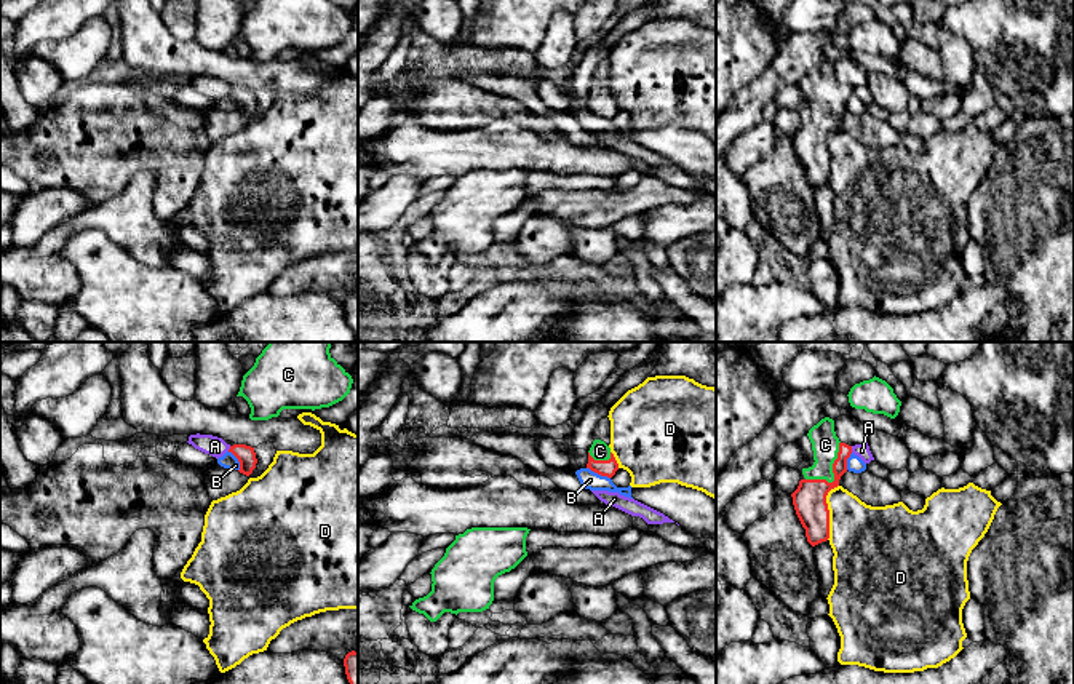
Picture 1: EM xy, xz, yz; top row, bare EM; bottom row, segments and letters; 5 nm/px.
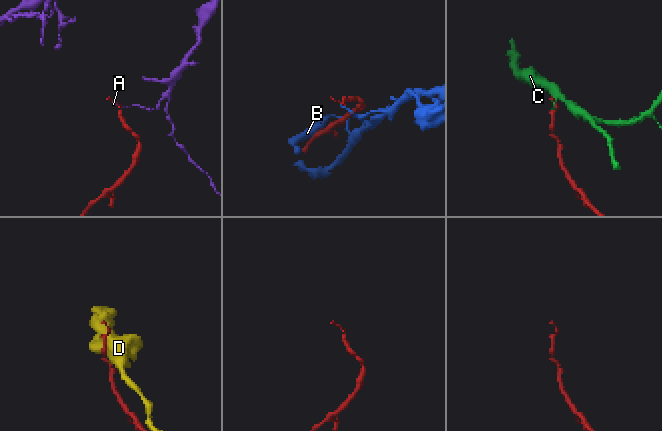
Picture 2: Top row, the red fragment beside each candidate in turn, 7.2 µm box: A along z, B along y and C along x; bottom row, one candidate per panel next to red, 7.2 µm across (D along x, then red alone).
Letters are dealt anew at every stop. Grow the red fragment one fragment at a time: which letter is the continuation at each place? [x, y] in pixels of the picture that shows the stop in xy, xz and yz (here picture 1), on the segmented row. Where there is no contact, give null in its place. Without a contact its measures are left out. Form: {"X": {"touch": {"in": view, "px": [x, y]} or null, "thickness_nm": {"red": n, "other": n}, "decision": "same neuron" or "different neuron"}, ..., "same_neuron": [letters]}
{"A": {"touch": {"in": "yz", "px": [851, 449]}, "thickness_nm": {"red": 100, "other": 70}, "decision": "different neuron"}, "B": {"touch": {"in": "xz", "px": [598, 473]}, "thickness_nm": {"red": 80, "other": 90}, "decision": "different neuron"}, "C": {"touch": {"in": "yz", "px": [835, 475]}, "thickness_nm": {"red": 170, "other": 140}, "decision": "same neuron"}, "D": {"touch": {"in": "yz", "px": [828, 512]}, "thickness_nm": {"red": 170, "other": 360}, "decision": "different neuron"}, "same_neuron": ["C"]}

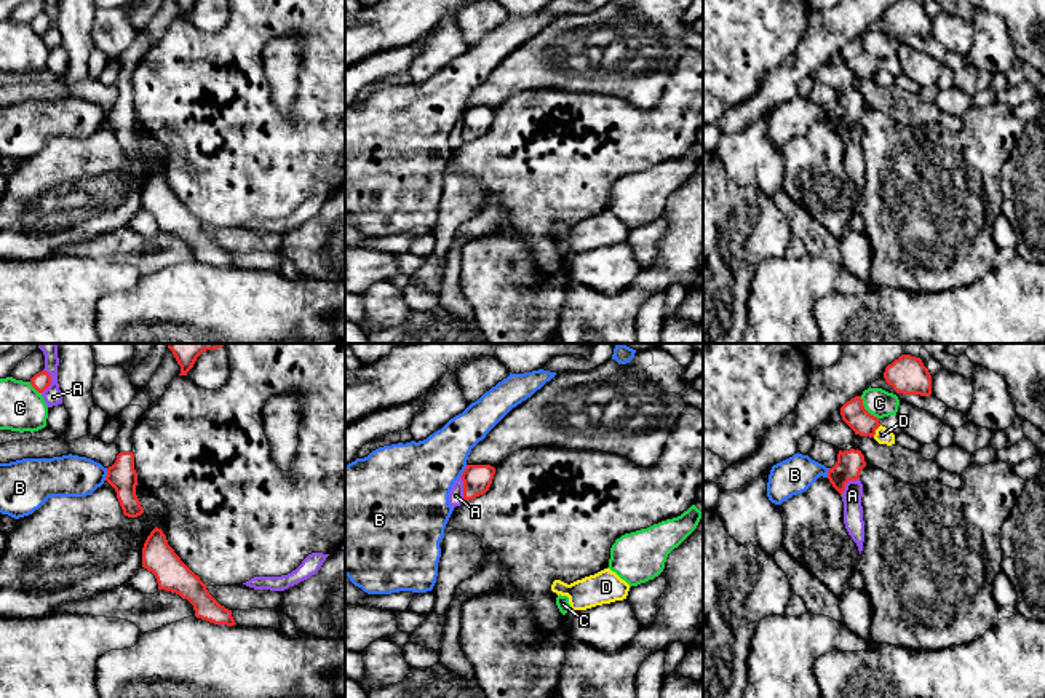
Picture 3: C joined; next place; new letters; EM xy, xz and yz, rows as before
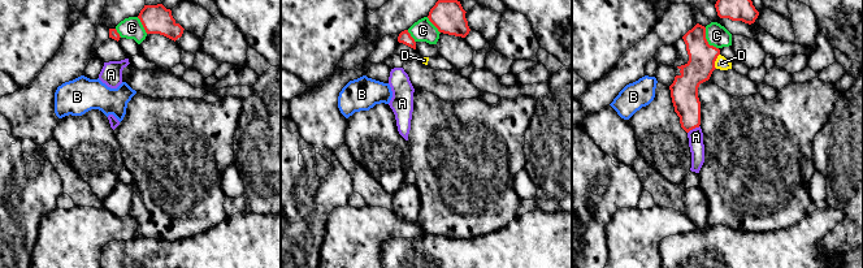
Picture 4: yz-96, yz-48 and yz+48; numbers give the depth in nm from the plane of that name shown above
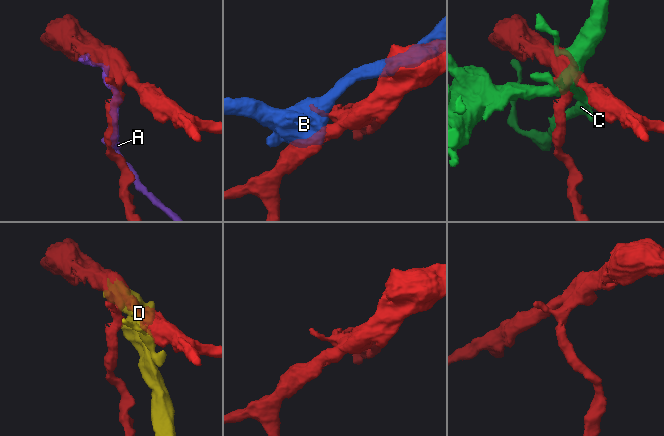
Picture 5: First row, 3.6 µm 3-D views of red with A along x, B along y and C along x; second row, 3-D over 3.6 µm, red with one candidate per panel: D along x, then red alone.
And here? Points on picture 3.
{"A": {"touch": {"in": "xy", "px": [50, 382]}, "thickness_nm": {"red": 90, "other": 90}, "decision": "different neuron"}, "B": {"touch": {"in": "xy", "px": [107, 475]}, "thickness_nm": {"red": 150, "other": 200}, "decision": "different neuron"}, "C": {"touch": {"in": "yz", "px": [865, 409]}, "thickness_nm": {"red": 120, "other": 140}, "decision": "different neuron"}, "D": {"touch": {"in": "yz", "px": [874, 432]}, "thickness_nm": {"red": 120, "other": 80}, "decision": "different neuron"}, "same_neuron": []}

